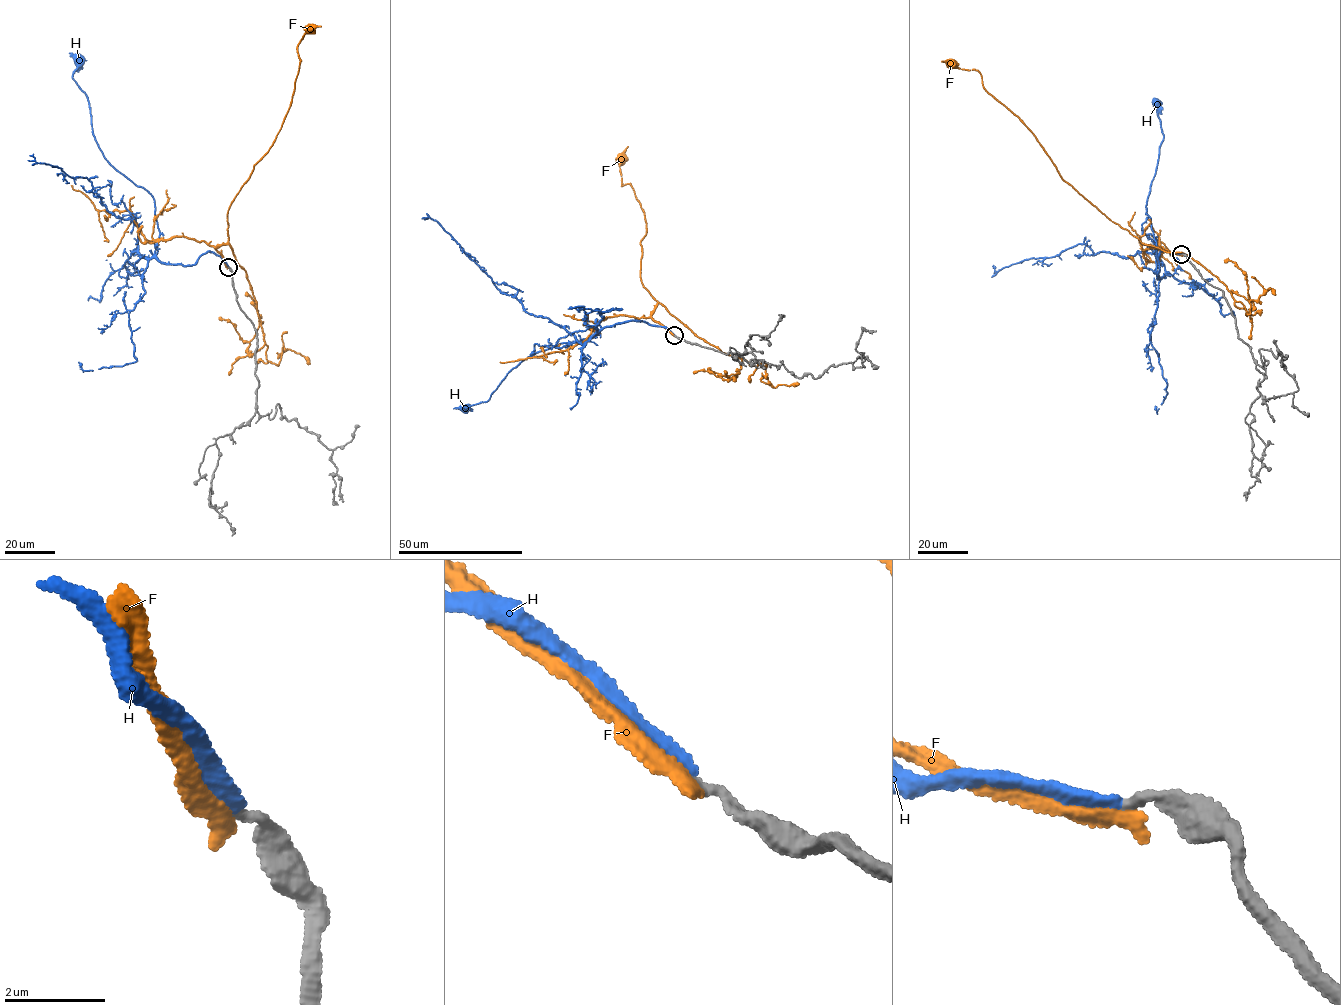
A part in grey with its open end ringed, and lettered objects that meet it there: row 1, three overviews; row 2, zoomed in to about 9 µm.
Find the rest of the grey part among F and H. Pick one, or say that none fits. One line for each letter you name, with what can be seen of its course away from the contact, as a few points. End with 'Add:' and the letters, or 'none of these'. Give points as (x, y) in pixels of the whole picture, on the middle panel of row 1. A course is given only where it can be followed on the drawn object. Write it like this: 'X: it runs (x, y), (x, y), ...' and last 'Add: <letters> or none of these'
H: it runs (674, 335), (642, 320), (618, 322), (591, 338), (538, 351), (508, 373), (487, 401), (463, 409)
Add: H

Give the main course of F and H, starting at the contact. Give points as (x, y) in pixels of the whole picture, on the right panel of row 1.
F: (1181, 254), (1150, 247), (1108, 218), (1063, 181), (1037, 139), (985, 89), (978, 71), (952, 65)
H: (1181, 254), (1163, 250), (1159, 253), (1157, 278), (1156, 241), (1145, 206), (1163, 139), (1157, 102)

